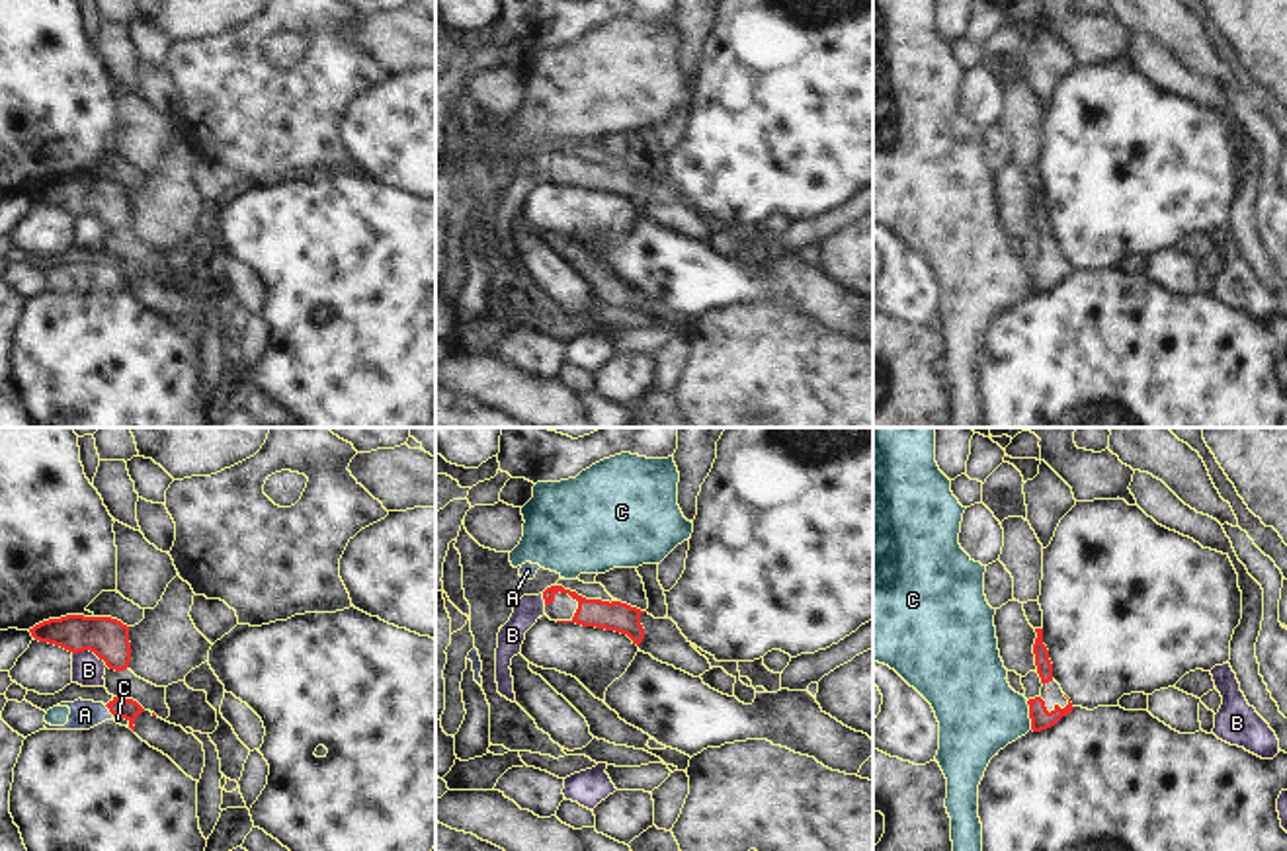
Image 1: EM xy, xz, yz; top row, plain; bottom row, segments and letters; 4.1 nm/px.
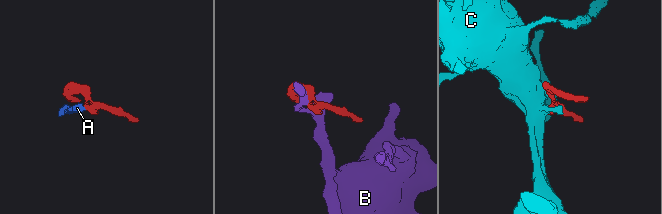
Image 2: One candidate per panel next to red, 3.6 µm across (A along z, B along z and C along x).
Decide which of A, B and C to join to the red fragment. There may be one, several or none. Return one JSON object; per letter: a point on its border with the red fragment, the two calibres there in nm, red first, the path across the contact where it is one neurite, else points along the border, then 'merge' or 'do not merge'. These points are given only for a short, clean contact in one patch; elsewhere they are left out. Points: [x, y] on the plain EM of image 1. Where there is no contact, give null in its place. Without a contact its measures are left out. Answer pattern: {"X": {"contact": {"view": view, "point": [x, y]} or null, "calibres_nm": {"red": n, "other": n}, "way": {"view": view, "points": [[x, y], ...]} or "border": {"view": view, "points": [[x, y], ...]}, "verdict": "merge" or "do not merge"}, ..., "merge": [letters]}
{"A": {"contact": {"view": "xy", "point": [110, 274]}, "calibres_nm": {"red": 90, "other": 120}, "border": {"view": "xy", "points": [[104, 268], [114, 278]]}, "verdict": "do not merge"}, "B": {"contact": {"view": "xy", "point": [90, 213]}, "calibres_nm": {"red": 170, "other": 140}, "border": {"view": "xy", "points": [[73, 215], [92, 213], [108, 229]]}, "verdict": "do not merge"}, "C": {"contact": {"view": "yz", "point": [1030, 278]}, "calibres_nm": {"red": 90, "other": 340}, "border": {"view": "yz", "points": [[1026, 264], [1032, 291]]}, "verdict": "do not merge"}, "merge": []}

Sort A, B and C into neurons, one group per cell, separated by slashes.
A C / B

